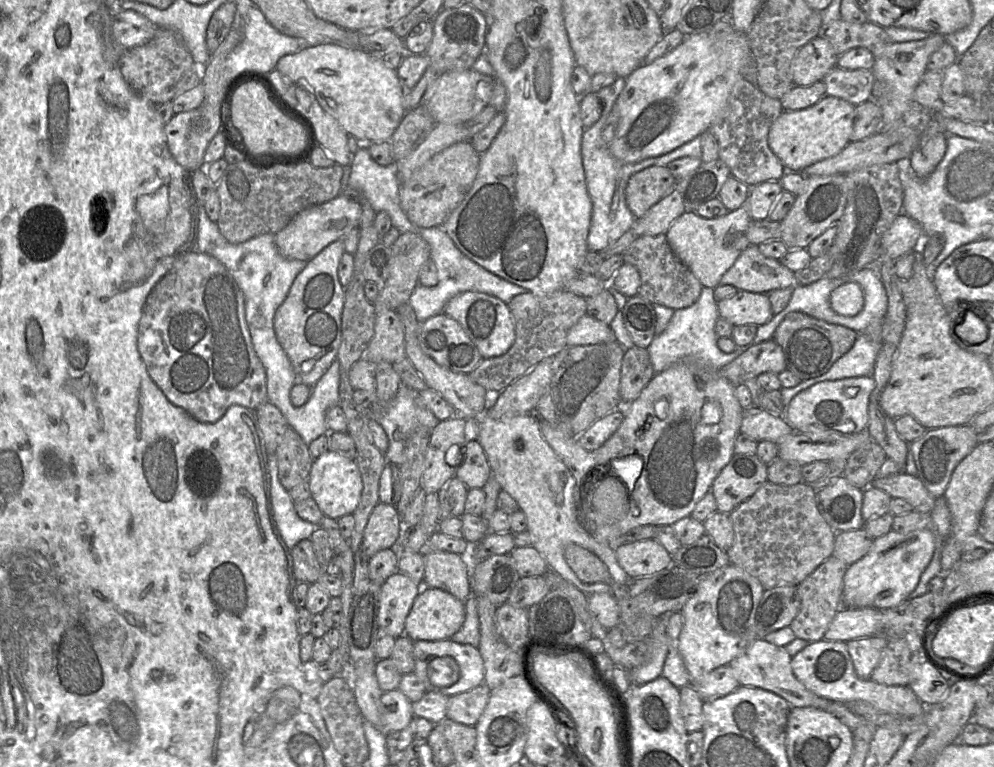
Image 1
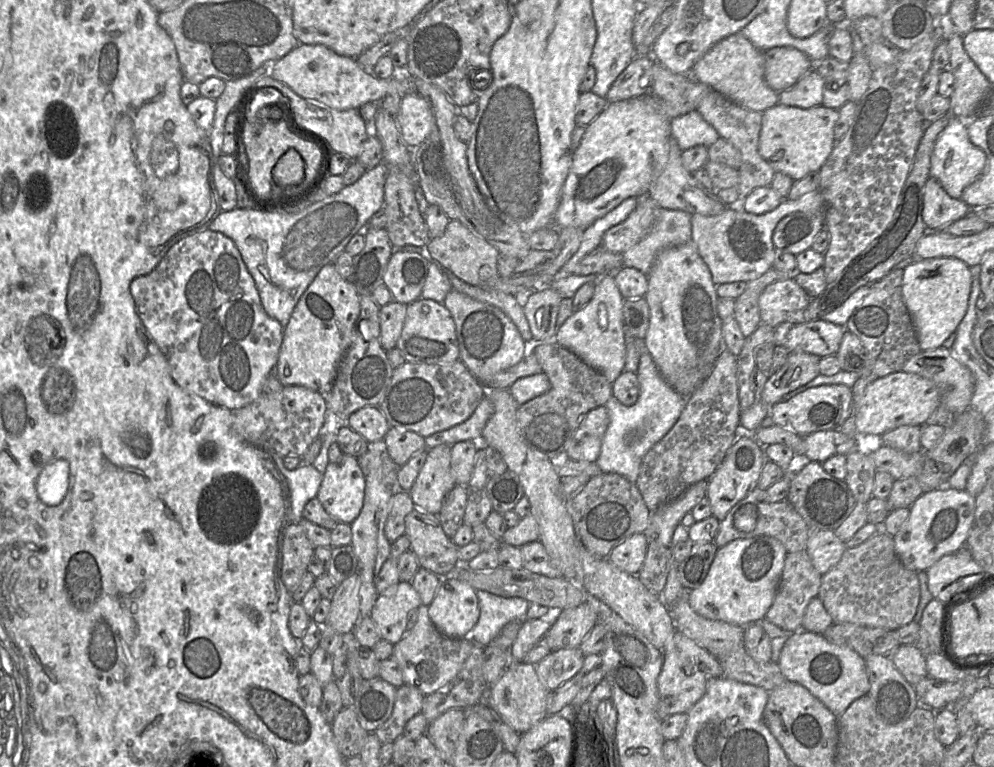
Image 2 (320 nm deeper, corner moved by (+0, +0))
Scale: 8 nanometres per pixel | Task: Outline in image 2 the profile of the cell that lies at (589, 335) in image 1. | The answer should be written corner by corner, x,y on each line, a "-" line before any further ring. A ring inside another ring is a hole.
606,274
595,283
591,300
573,314
556,331
554,341
569,349
586,364
603,374
612,383
624,371
626,337
623,324
623,302
614,274

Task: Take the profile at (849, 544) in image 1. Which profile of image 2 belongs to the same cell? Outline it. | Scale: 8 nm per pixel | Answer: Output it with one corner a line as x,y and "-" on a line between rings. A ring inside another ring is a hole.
812,530
805,552
814,568
823,575
840,561
846,548
845,542
840,540
834,531

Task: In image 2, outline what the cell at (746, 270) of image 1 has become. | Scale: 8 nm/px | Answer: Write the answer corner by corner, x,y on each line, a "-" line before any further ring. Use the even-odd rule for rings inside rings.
819,189
808,192
798,199
791,200
785,198
782,202
776,207
774,210
770,212
766,212
764,214
752,214
744,211
741,207
730,206
726,208
722,213
714,216
703,216
701,214
693,214
691,217
691,241
696,245
698,252
704,262
707,264
709,271
711,273
712,281
717,286
719,284
728,283
728,282
736,282
736,281
745,281
749,282
754,280
764,274
766,271
772,268
773,260
774,260
774,249
775,246
772,241
772,234
777,223
785,216
794,213
794,212
810,212
810,213
821,213
824,215
824,227
825,227
825,200

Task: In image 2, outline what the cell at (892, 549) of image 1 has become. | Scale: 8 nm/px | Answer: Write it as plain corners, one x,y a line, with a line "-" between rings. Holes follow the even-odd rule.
948,488
924,492
909,507
909,517
893,536
895,553
913,571
926,571
941,557
953,554
966,542
975,524
975,497
965,490

